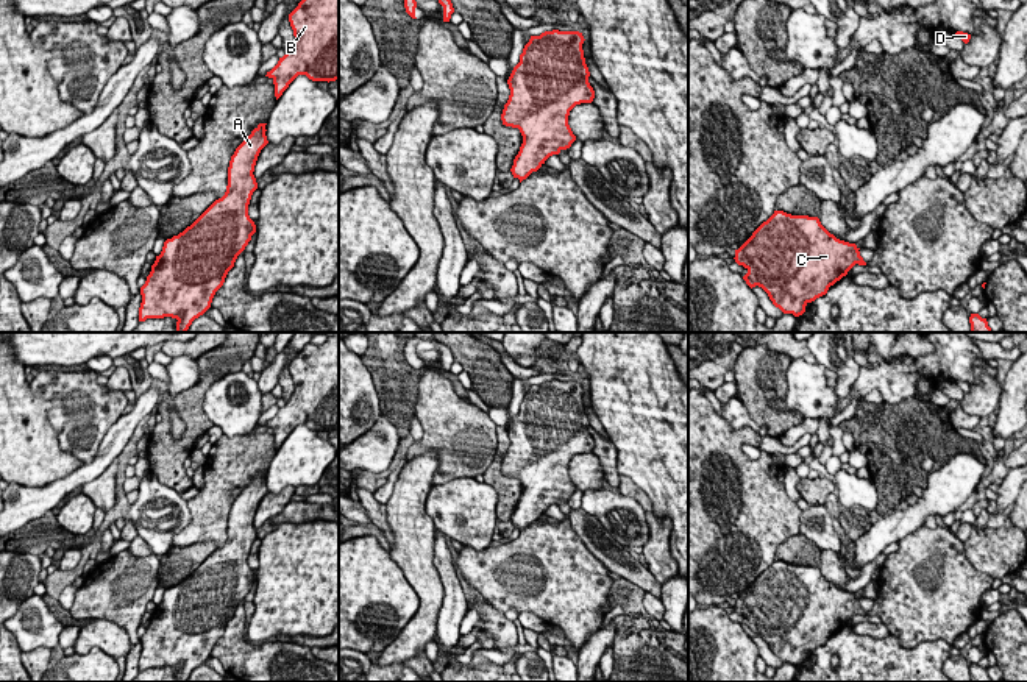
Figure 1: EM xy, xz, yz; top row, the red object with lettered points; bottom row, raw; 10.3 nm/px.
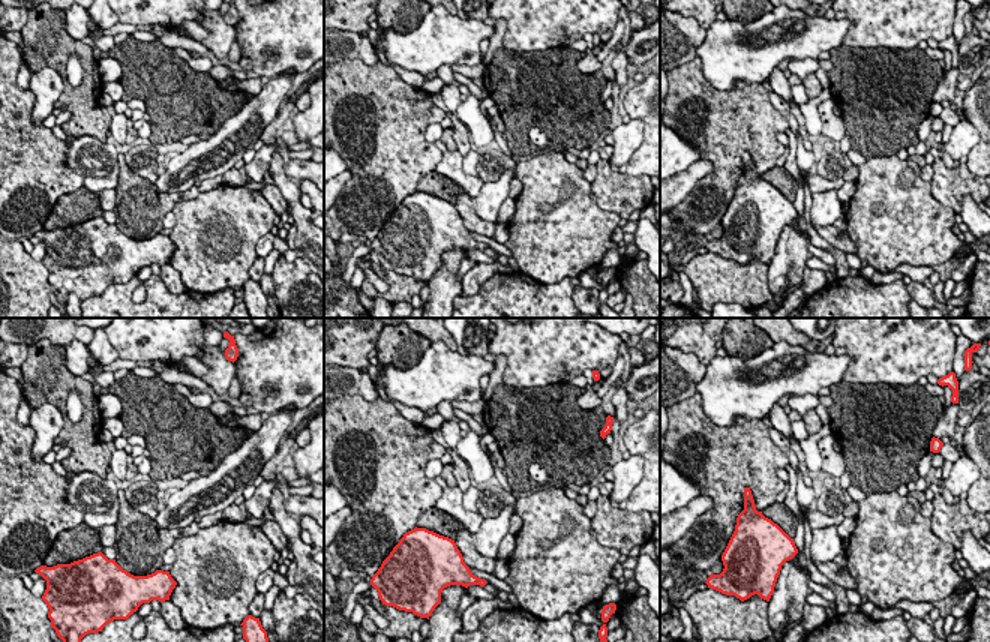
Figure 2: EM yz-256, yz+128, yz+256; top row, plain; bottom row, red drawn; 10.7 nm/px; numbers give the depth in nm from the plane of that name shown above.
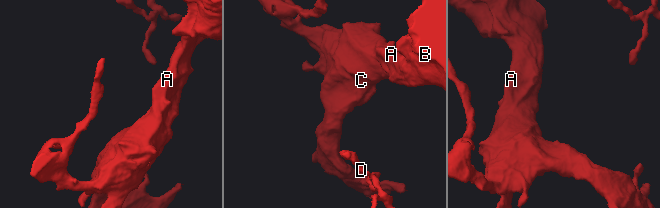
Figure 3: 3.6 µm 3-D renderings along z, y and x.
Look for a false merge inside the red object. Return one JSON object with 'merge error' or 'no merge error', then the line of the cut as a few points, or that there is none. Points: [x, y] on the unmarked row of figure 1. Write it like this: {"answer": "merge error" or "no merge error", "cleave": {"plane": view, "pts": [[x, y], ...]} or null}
{"answer": "no merge error", "cleave": null}

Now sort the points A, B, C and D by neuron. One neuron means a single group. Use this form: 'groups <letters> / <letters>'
groups A B C D

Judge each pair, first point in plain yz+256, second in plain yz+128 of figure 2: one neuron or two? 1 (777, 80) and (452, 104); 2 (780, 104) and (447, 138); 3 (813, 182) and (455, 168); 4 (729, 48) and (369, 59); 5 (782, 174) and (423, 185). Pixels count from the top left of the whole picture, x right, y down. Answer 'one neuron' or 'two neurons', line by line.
1: one neuron
2: two neurons
3: one neuron
4: two neurons
5: one neuron

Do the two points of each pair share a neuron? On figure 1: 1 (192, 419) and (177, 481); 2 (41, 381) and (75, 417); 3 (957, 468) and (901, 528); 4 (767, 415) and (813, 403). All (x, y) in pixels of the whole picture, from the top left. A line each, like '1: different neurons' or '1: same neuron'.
1: same neuron
2: same neuron
3: same neuron
4: different neurons

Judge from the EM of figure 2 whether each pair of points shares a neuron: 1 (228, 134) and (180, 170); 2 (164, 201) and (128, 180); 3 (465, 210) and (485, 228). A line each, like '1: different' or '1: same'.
1: same
2: same
3: same

